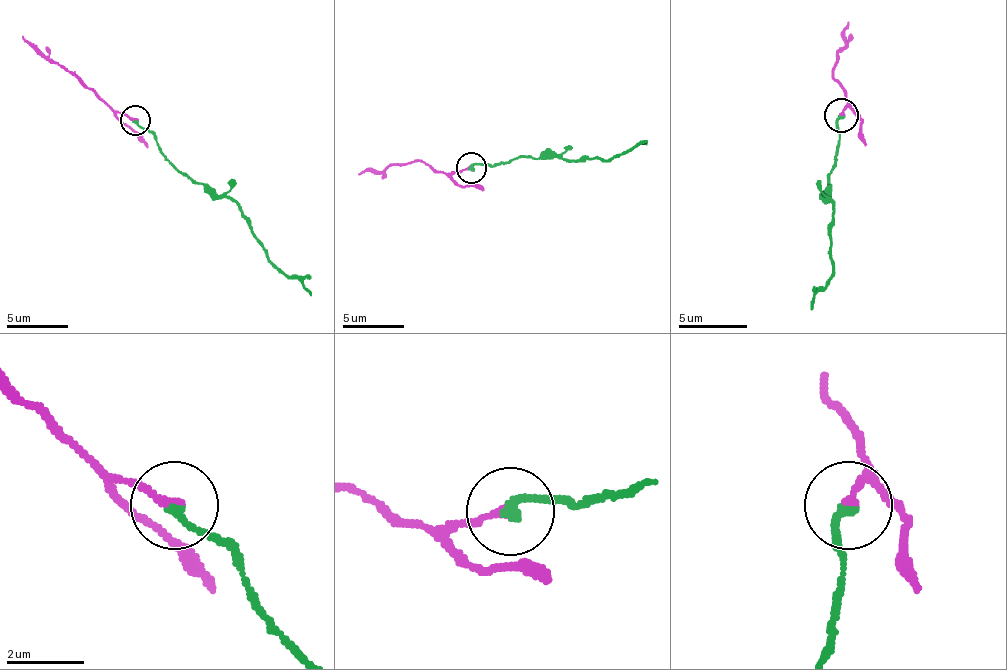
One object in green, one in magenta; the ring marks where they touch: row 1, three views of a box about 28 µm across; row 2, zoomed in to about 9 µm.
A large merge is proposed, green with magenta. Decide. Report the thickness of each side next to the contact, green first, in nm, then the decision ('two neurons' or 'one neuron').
240 nm thick on the green side, 240 nm on the other; two neurons

